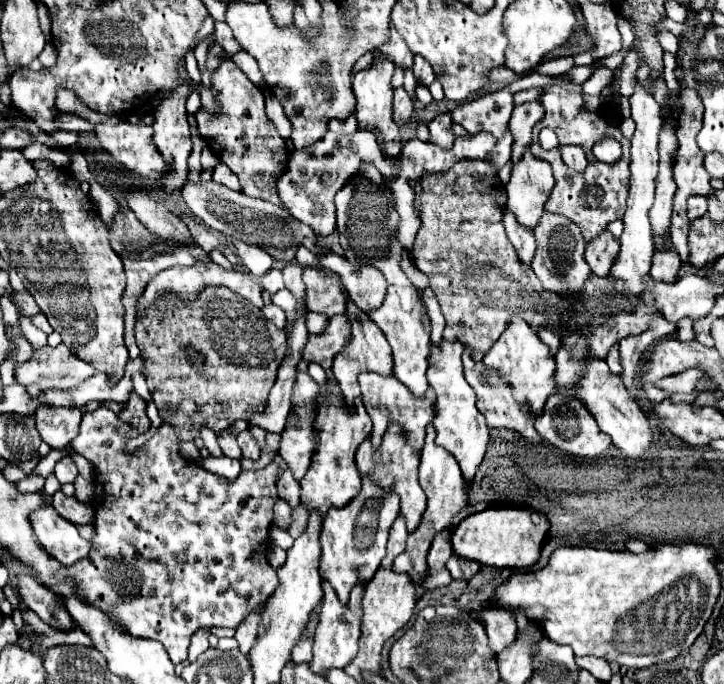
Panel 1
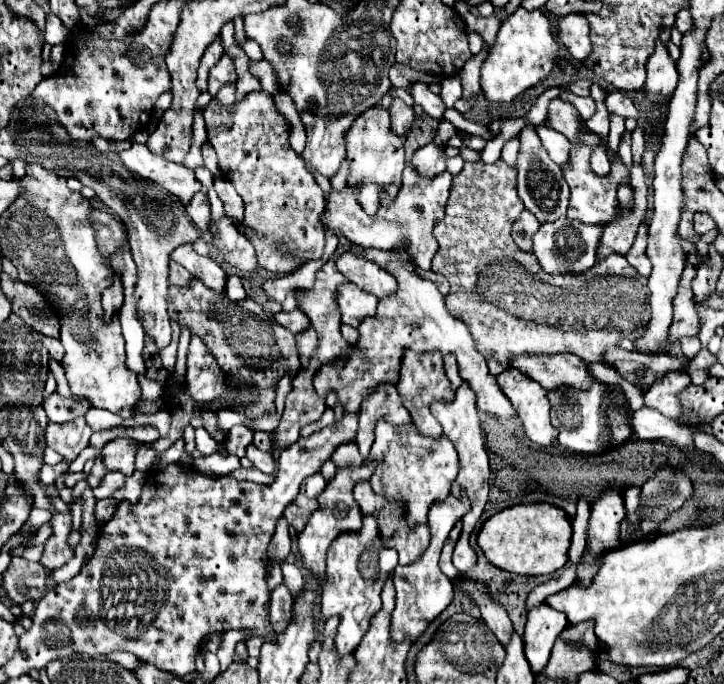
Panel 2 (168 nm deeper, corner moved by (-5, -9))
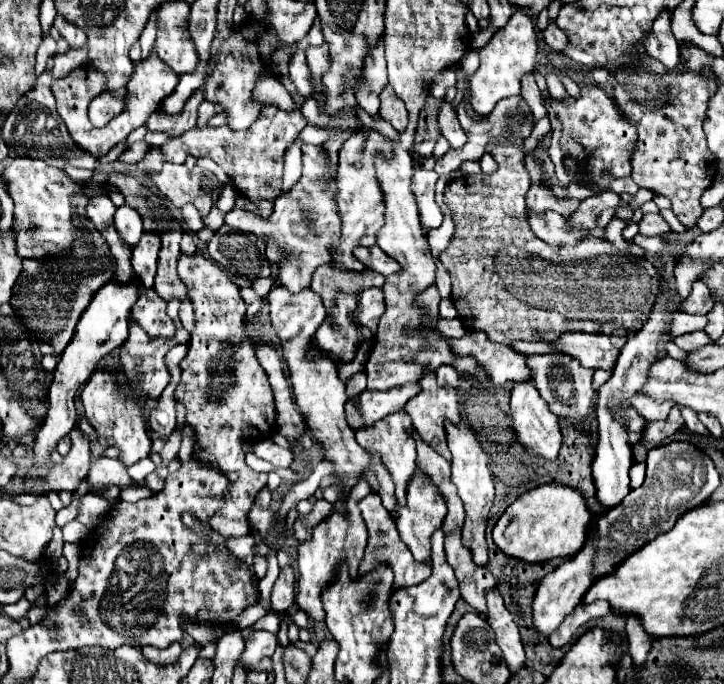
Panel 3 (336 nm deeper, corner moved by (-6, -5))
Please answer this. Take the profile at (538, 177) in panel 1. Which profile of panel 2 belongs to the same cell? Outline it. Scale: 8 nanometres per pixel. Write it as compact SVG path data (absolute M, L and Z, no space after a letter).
M526 125L520 131L520 155L518 155L518 197L524 203L524 207L536 215L536 205L538 205L538 215L536 219L540 223L548 223L550 219L560 219L566 215L568 207L568 183L562 177L560 167L550 159L548 151L542 147L534 125Z

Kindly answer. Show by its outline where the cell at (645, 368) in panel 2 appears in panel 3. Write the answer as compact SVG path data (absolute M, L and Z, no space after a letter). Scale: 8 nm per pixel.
M565 333L561 335L553 347L559 353L569 353L581 359L585 367L607 369L613 371L613 363L617 361L619 351L611 345L607 335L589 335L589 333Z

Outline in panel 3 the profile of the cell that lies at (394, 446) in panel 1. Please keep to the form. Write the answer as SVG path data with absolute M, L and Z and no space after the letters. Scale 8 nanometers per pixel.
M375 493L367 495L361 503L361 513L363 513L363 519L367 523L367 529L369 529L369 543L367 543L367 549L365 549L365 557L359 565L359 575L369 575L371 571L375 571L375 565L379 563L385 563L393 569L393 587L391 591L397 591L401 587L409 587L409 585L417 585L421 581L425 581L429 575L431 575L431 567L425 565L425 563L417 563L409 551L409 547L405 543L401 543L401 537L399 537L399 531L391 519L391 515L385 511L385 507L381 505L381 499L377 499Z

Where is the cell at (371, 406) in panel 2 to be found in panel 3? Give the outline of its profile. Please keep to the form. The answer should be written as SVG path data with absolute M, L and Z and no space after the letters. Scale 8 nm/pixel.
M397 411L393 415L387 415L383 421L373 423L371 427L361 427L357 431L357 443L361 443L361 447L365 447L369 451L377 451L381 455L381 459L385 459L385 467L395 481L395 495L401 505L405 505L407 485L417 469L417 463L415 463L417 453L415 453L415 441L411 437L411 429L413 429L413 425L411 425L409 415L405 411Z

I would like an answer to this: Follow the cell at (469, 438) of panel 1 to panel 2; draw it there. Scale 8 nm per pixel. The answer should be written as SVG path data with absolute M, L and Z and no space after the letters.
M464 381L456 391L454 391L454 399L452 401L434 401L432 403L432 415L440 421L444 435L448 435L448 439L452 439L452 443L456 443L456 451L458 451L458 477L456 483L464 489L466 497L470 499L472 509L468 511L468 515L464 515L462 519L462 533L460 539L456 543L454 555L452 555L452 563L460 573L468 573L474 565L476 565L476 553L468 543L468 537L476 525L476 521L480 519L484 505L488 501L488 479L490 479L490 467L488 467L488 453L484 447L484 433L482 433L482 425L480 425L480 417L476 411L476 395L472 393L470 385Z

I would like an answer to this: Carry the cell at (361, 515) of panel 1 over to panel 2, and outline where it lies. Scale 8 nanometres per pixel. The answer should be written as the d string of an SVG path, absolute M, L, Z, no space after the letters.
M364 515L362 527L358 531L344 531L340 533L328 551L326 557L326 585L322 589L322 615L340 617L338 633L336 633L336 647L340 653L356 651L360 639L368 631L370 617L380 609L380 591L388 575L394 573L398 565L398 555L390 547L380 541L380 529L374 515Z

